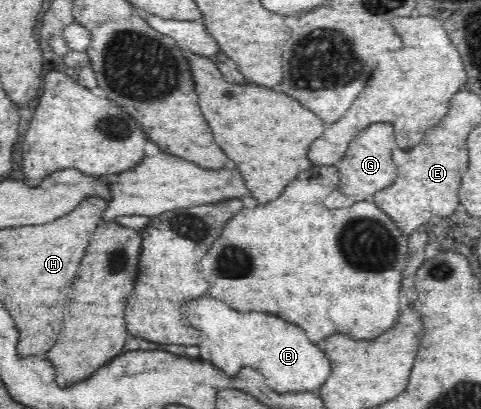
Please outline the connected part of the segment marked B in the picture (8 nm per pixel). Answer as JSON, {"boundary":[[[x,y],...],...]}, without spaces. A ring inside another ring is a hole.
{"boundary":[[[204,295],[190,303],[184,303],[184,313],[186,313],[188,321],[196,329],[202,331],[202,341],[198,345],[199,357],[210,362],[228,376],[236,375],[244,368],[252,368],[258,370],[265,377],[265,382],[270,389],[278,393],[290,393],[310,392],[312,389],[319,389],[331,374],[330,358],[325,354],[325,351],[320,351],[314,343],[310,343],[306,333],[300,327],[286,323],[280,317],[274,317],[268,313],[256,313],[256,311],[240,313],[240,311],[228,307],[226,303],[212,299],[210,295]]]}

